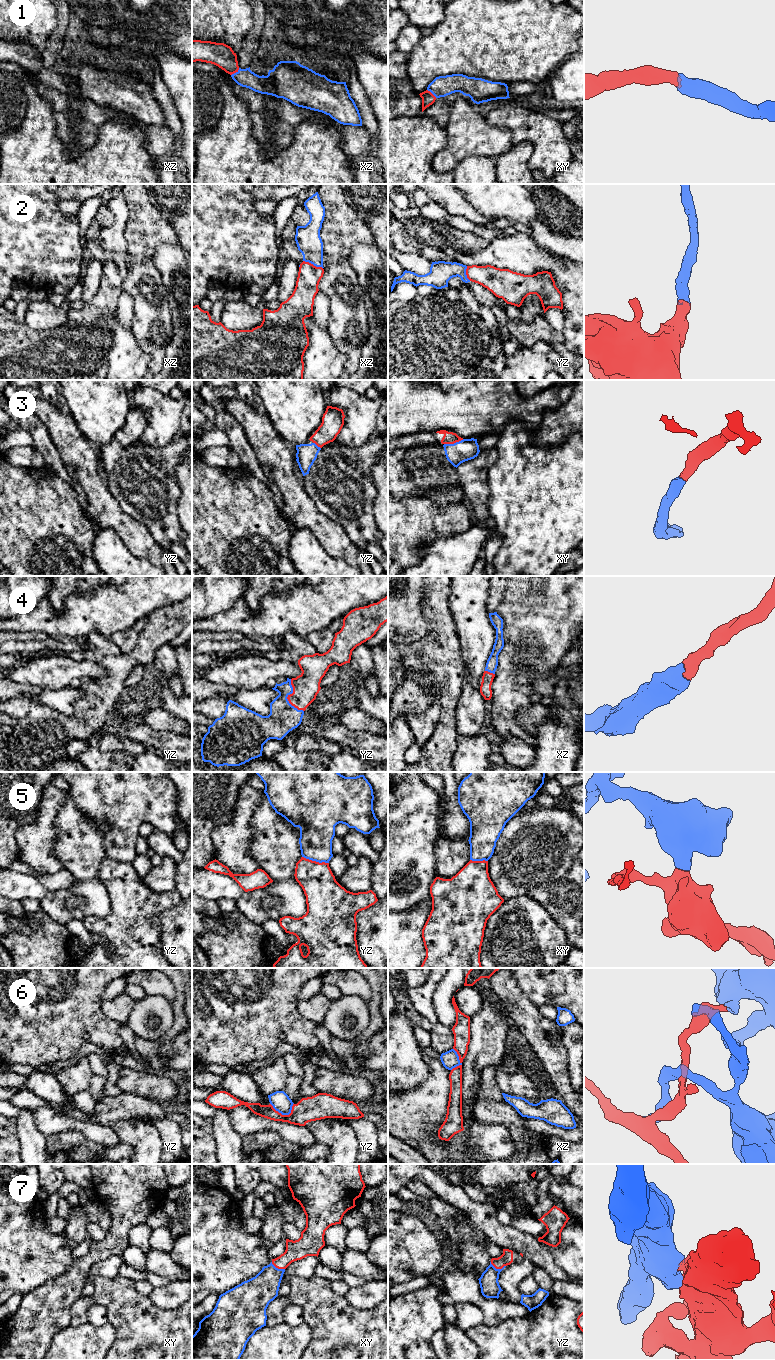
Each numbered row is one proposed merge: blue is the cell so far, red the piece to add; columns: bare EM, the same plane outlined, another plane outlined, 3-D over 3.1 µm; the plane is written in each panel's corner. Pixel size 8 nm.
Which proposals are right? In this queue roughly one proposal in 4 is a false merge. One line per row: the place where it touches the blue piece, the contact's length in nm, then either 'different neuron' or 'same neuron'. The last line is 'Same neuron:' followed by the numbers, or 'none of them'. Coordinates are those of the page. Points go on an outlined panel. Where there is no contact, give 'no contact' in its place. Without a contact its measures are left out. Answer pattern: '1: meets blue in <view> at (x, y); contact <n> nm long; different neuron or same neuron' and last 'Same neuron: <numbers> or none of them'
1: meets blue in xz at (236, 72); contact 90 nm long; same neuron
2: meets blue in xz at (313, 264); contact 170 nm long; same neuron
3: meets blue in xy at (454, 443); contact 170 nm long; same neuron
4: meets blue in yz at (286, 698); contact 280 nm long; same neuron
5: meets blue in yz at (315, 860); contact 220 nm long; different neuron
6: meets blue in yz at (283, 1114); contact 190 nm long; different neuron
7: meets blue in yz at (498, 1269); contact 130 nm long; same neuron
Same neuron: 1, 2, 3, 4, 7

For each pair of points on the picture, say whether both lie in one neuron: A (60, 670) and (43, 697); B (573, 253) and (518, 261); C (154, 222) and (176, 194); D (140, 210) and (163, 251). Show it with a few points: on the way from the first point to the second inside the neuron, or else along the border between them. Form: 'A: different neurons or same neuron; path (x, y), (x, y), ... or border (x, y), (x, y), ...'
A: different neurons; border (25, 684), (51, 690), (60, 690), (68, 687)
B: different neurons; border (537, 245), (566, 257), (573, 262)
C: different neurons; border (148, 194), (150, 202), (163, 215), (175, 232)
D: different neurons; border (178, 243), (161, 242), (156, 248), (152, 261)

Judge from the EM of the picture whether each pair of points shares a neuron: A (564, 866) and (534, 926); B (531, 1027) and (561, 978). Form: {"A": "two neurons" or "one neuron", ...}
{"A": "two neurons", "B": "two neurons"}

